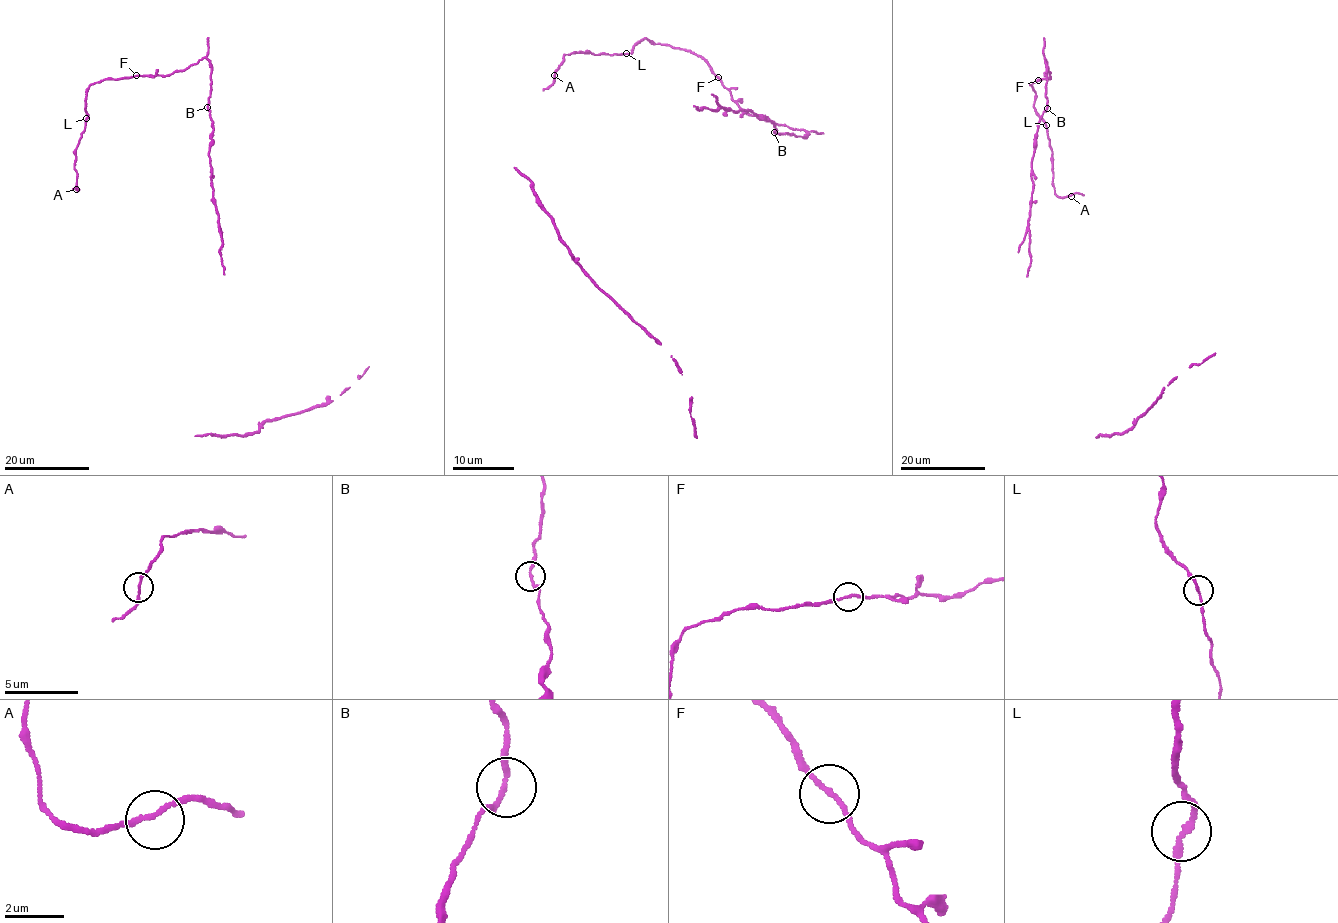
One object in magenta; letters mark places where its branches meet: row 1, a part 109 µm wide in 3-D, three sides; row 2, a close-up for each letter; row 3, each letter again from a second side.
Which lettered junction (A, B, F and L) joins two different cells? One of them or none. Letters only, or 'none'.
B

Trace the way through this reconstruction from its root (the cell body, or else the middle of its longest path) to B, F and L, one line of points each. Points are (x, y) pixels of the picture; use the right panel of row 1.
B: (1032, 186), (1031, 159), (1035, 135), (1039, 119), (1047, 108)
F: (1032, 186), (1031, 159), (1035, 135), (1039, 119), (1047, 107), (1045, 58), (1050, 76), (1038, 80)
L: (1032, 186), (1035, 135), (1047, 107), (1044, 58), (1050, 77), (1030, 85), (1036, 93), (1035, 112), (1046, 125)

